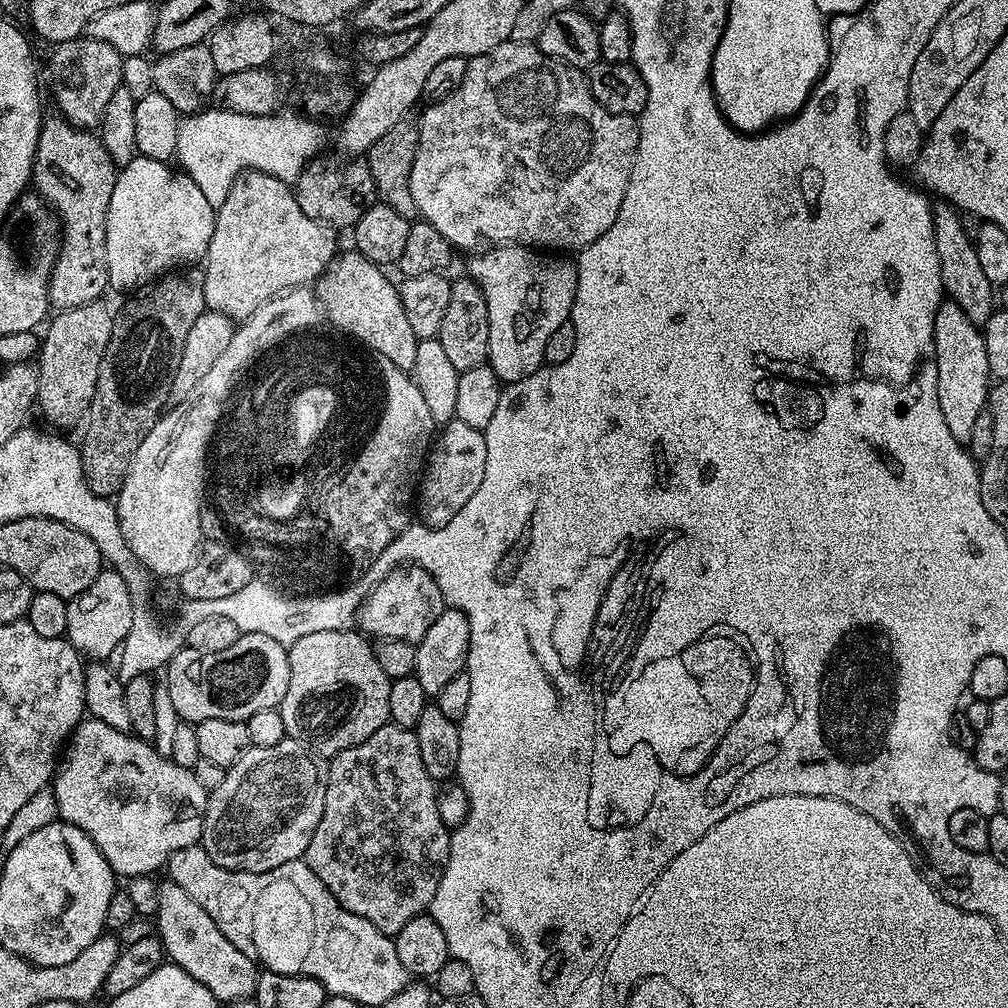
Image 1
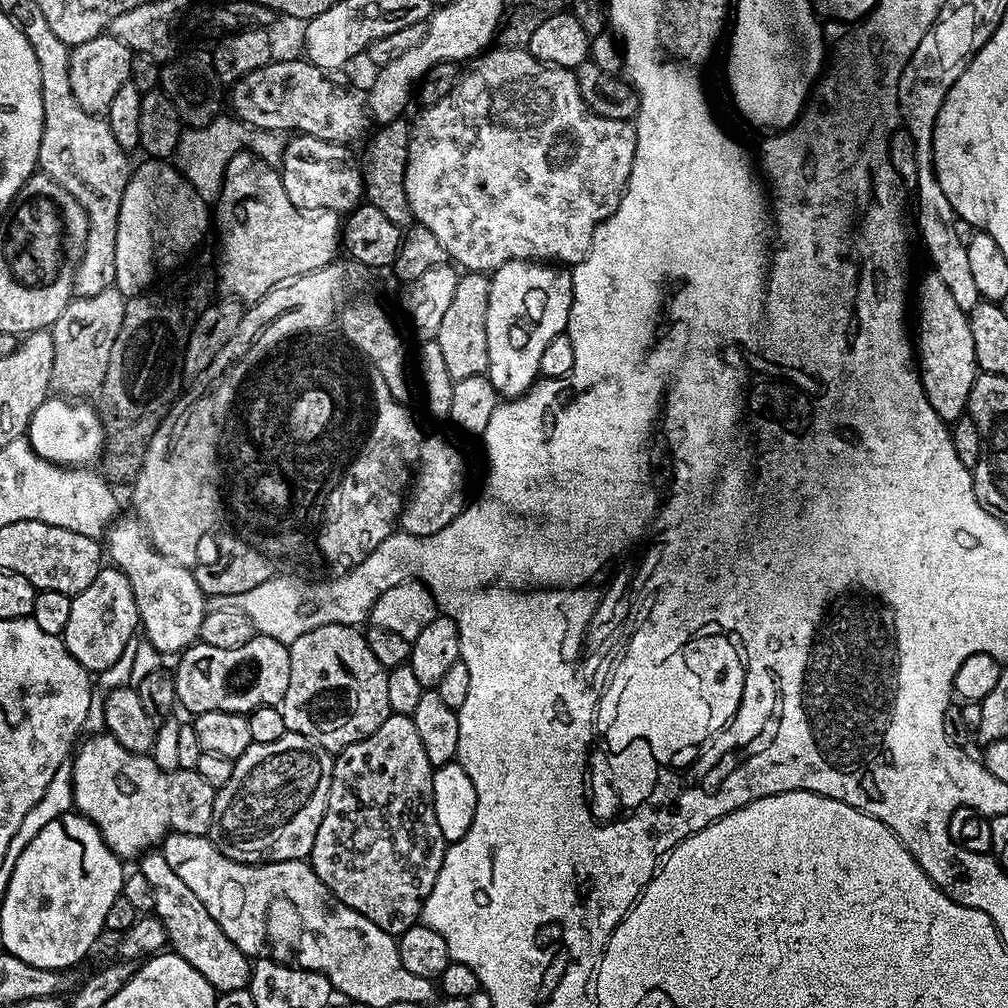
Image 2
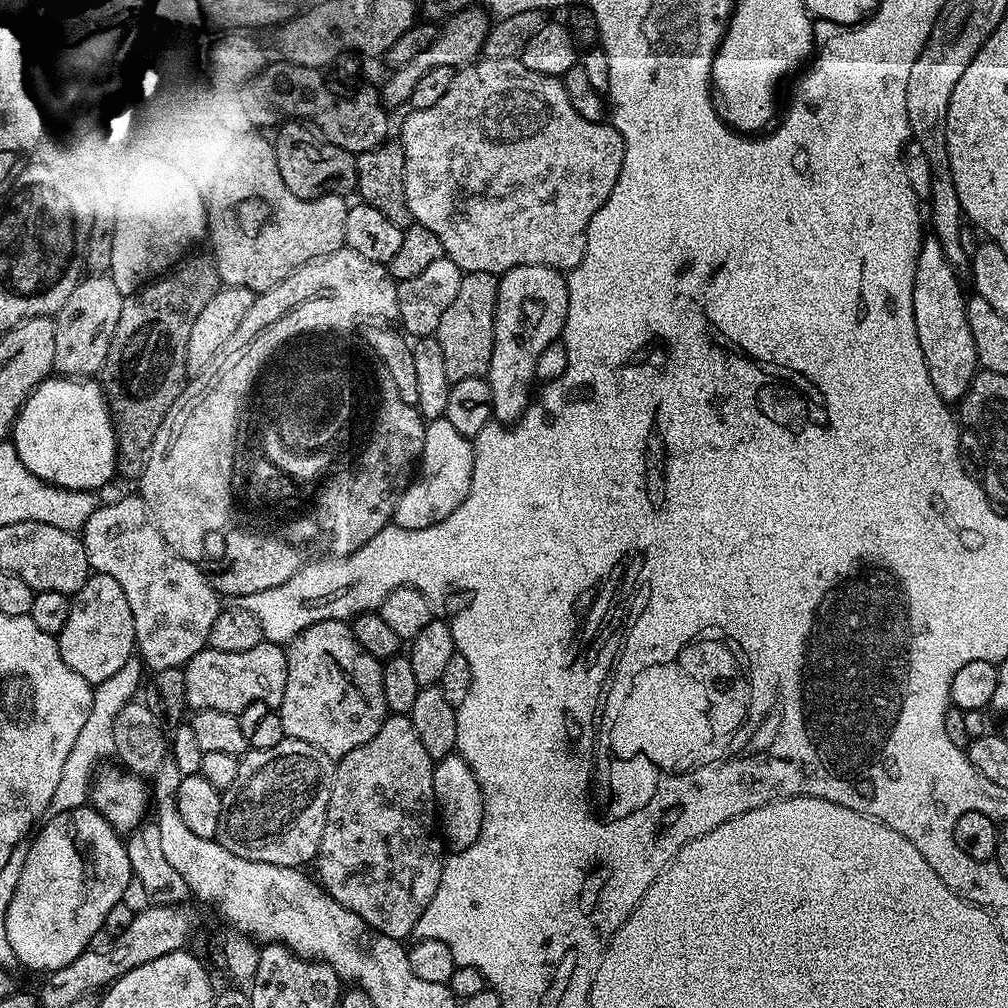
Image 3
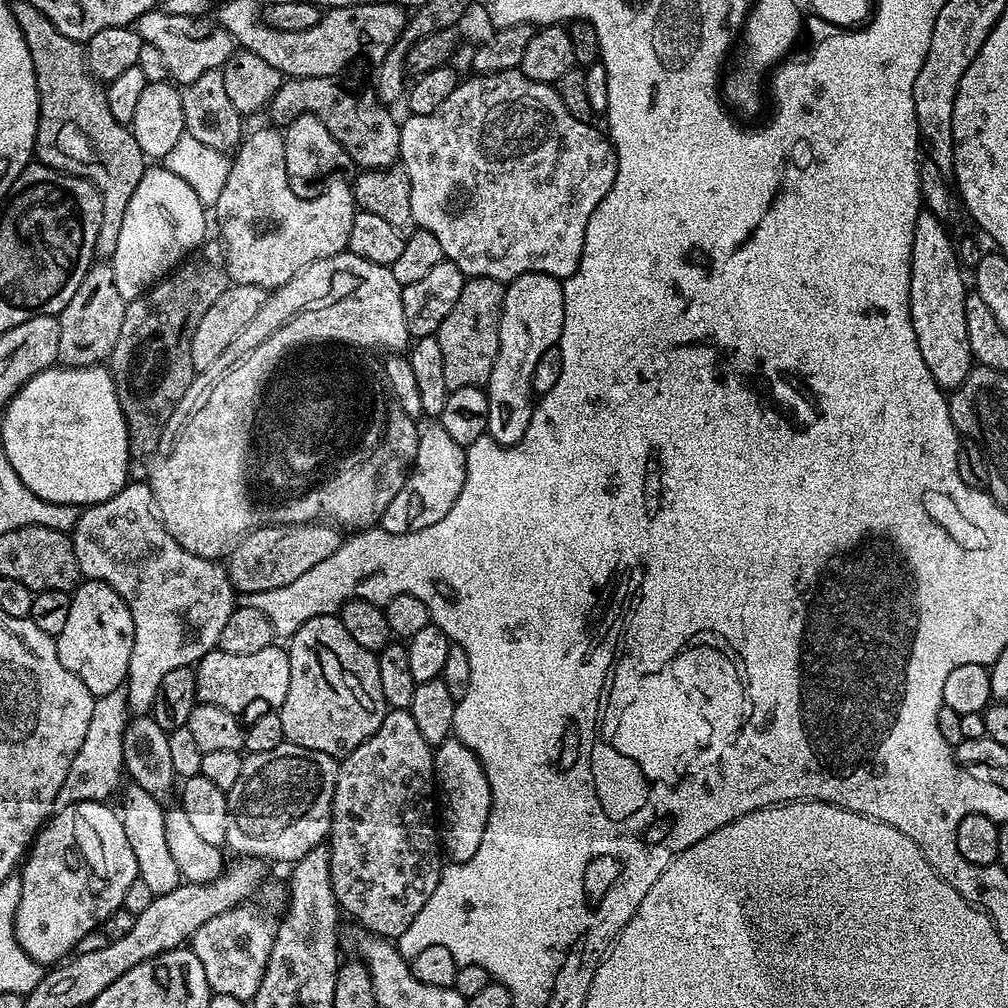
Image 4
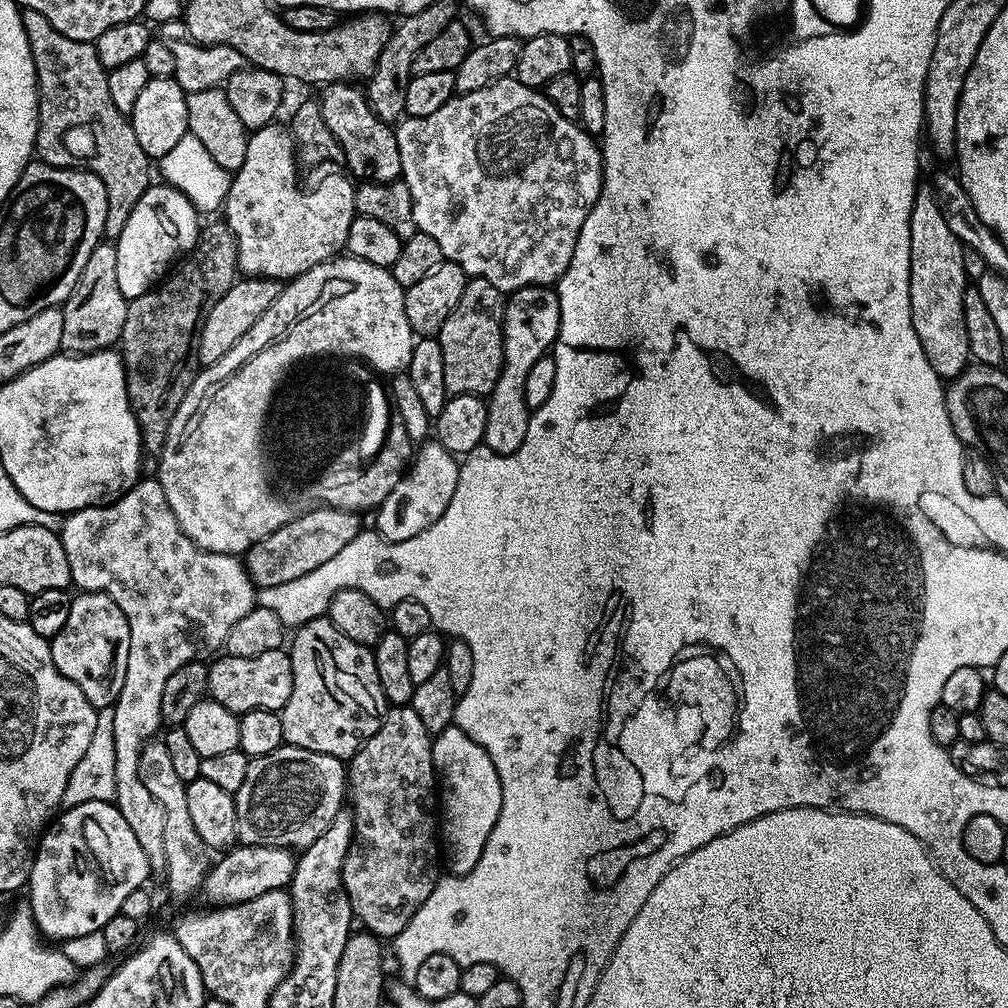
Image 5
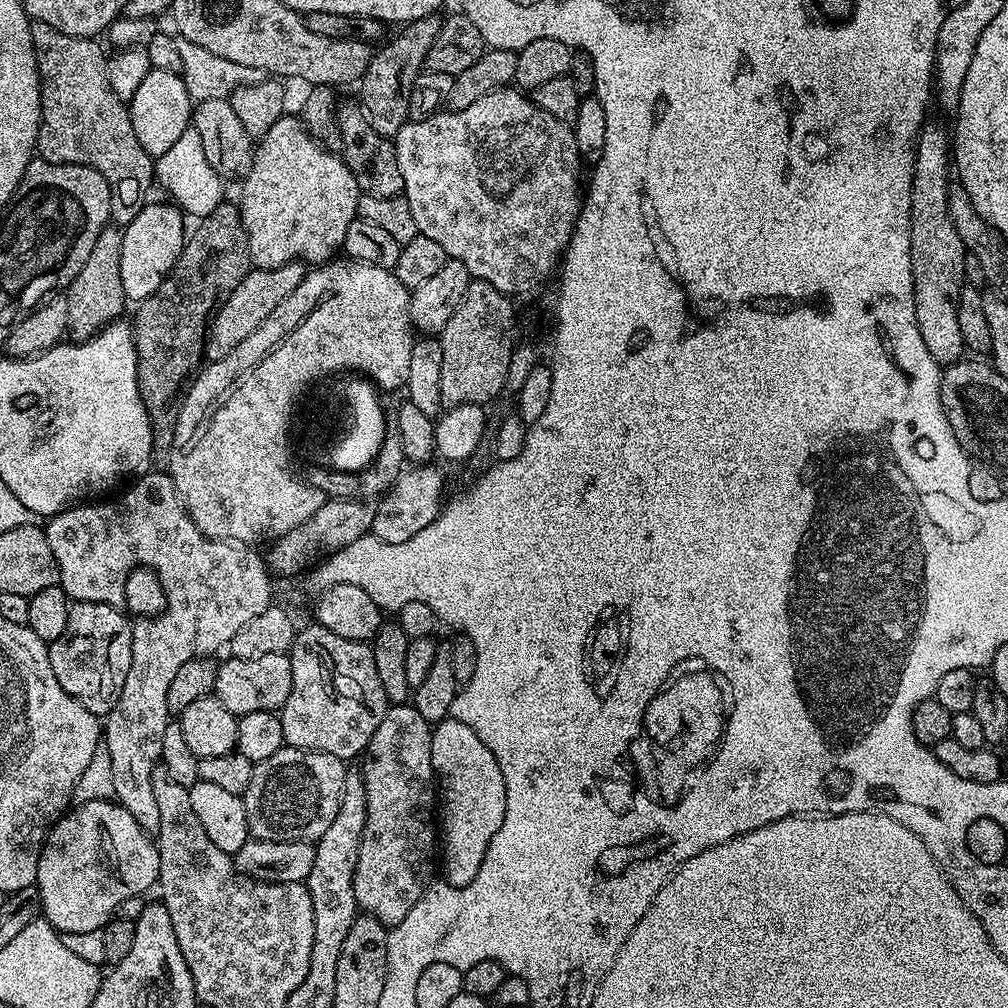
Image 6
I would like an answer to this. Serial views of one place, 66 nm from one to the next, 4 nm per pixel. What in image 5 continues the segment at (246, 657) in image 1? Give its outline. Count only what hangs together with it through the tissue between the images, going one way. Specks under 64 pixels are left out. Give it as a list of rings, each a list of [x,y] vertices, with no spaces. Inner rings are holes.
[[[275,648],[254,658],[224,654],[216,659],[208,664],[208,696],[211,700],[237,714],[259,708],[279,712],[286,706],[292,689],[292,657],[287,651]]]

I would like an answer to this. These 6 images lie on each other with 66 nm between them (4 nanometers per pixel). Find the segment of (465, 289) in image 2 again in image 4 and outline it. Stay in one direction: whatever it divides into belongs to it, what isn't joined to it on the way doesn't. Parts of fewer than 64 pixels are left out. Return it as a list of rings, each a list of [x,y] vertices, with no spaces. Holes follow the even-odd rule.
[[[469,276],[462,286],[462,294],[458,294],[458,302],[454,302],[454,310],[446,314],[442,326],[438,326],[435,338],[438,347],[442,350],[442,363],[446,386],[449,392],[462,390],[462,386],[474,386],[479,388],[487,385],[490,378],[490,370],[494,370],[494,362],[498,358],[498,330],[502,318],[502,306],[504,305],[505,285],[494,278],[485,276]]]

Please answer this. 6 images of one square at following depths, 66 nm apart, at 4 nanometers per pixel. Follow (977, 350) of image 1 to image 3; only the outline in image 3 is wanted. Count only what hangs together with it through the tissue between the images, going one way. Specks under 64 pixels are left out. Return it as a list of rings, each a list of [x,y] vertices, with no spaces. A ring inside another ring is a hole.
[[[935,235],[921,239],[914,278],[914,326],[926,358],[926,370],[934,390],[945,402],[963,400],[978,371],[974,334],[970,334],[966,292],[960,289],[957,269],[946,258]]]

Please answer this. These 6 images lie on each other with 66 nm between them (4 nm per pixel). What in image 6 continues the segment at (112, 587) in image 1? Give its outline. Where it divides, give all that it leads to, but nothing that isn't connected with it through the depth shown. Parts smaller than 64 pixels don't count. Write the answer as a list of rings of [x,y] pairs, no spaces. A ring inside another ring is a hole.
[[[89,600],[73,603],[68,609],[62,638],[48,644],[48,657],[50,670],[54,670],[54,678],[58,678],[62,690],[78,698],[90,714],[107,717],[118,702],[118,694],[122,694],[126,674],[130,674],[132,620],[114,604]]]

